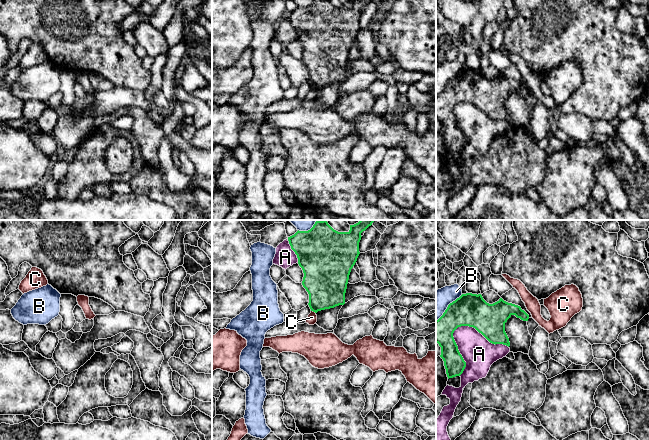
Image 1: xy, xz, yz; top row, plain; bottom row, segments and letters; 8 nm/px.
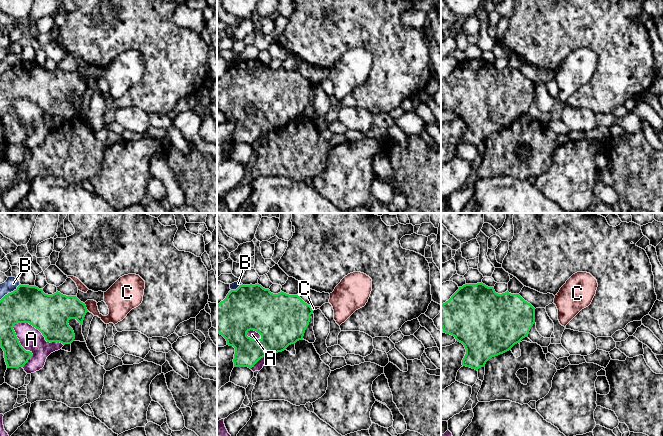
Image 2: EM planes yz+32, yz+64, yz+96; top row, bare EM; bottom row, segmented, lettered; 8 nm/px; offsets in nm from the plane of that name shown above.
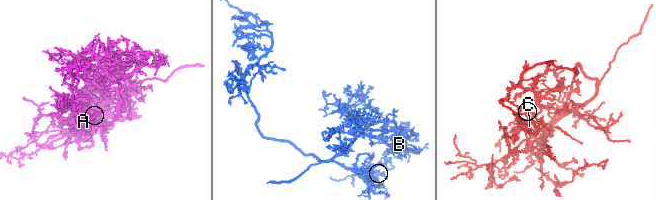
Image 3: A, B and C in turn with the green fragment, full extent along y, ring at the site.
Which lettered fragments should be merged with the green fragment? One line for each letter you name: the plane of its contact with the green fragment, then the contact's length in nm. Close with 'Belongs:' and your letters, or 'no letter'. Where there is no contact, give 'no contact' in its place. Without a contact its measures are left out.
Belongs: no letter

